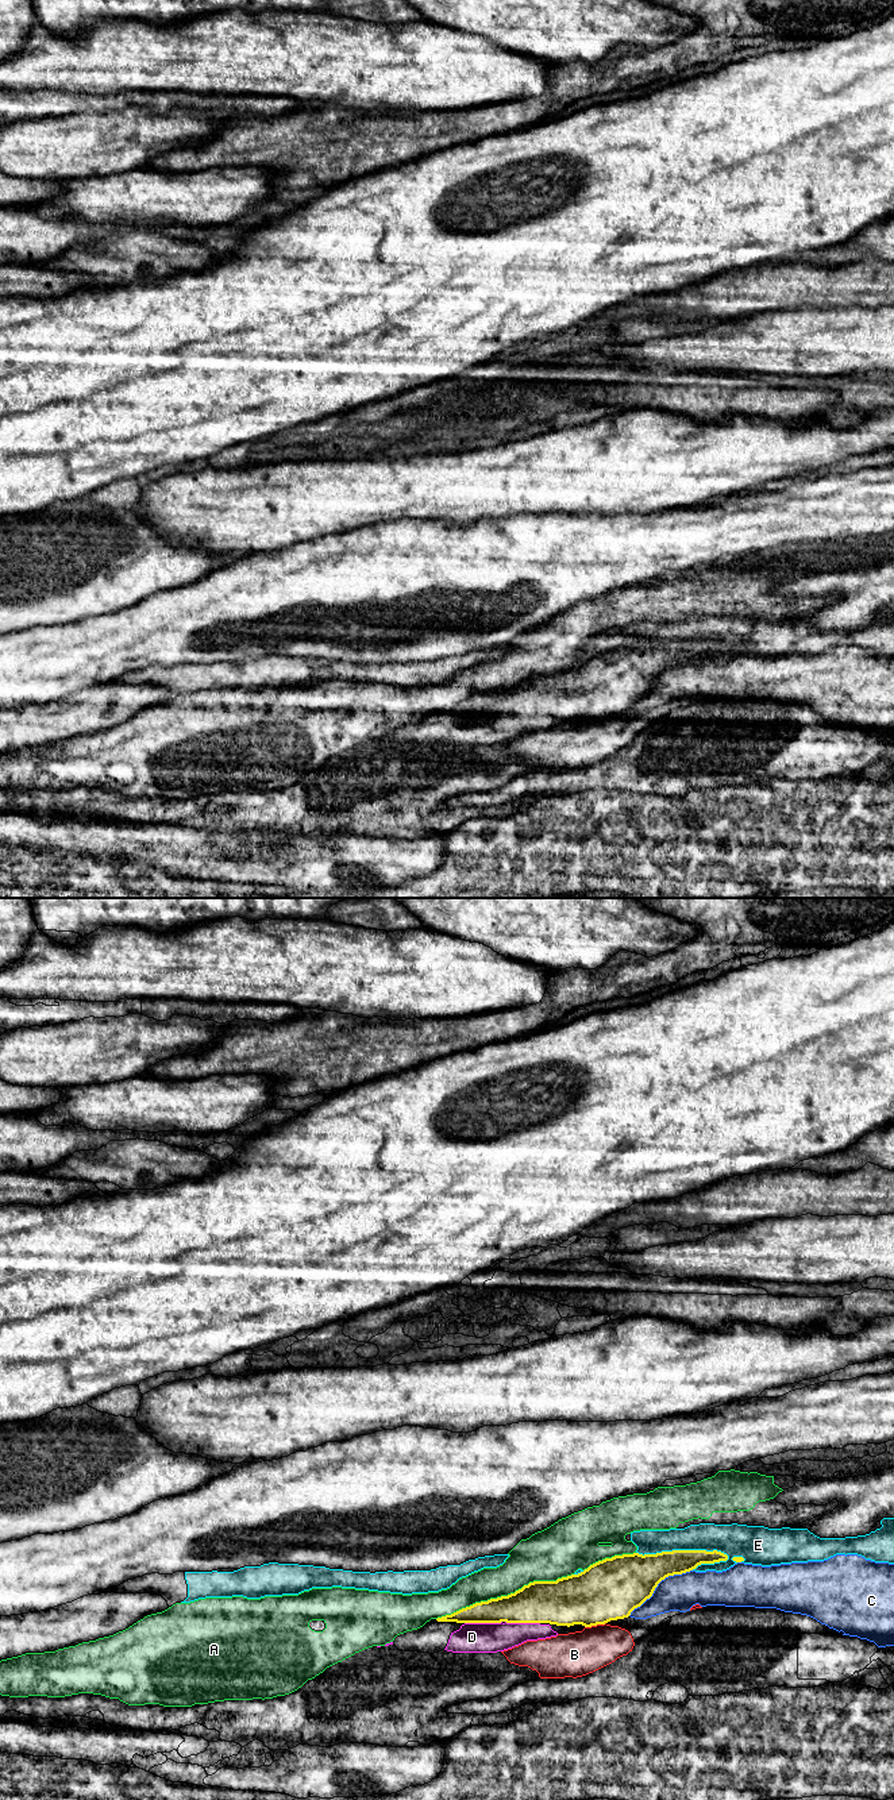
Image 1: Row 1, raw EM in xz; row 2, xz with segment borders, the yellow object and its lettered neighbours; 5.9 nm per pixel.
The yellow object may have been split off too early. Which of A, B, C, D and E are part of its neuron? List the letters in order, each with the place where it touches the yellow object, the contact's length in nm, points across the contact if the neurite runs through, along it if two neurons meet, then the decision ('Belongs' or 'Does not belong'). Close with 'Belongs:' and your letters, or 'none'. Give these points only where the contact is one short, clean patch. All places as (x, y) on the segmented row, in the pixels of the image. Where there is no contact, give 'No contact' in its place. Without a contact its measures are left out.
A: Touches yellow at xz (504, 1596). Shared border 850 nm. Does not belong
B: Touches yellow at xz (594, 1625). Shared border 130 nm. Does not belong
C: Touches yellow at xz (658, 1583). Shared border 480 nm. Does not belong
D: Touches yellow at xz (482, 1622). Shared border 220 nm. Belongs
E: Touches yellow at xz (684, 1550). Shared border 550 nm. Does not belong
Belongs: D

